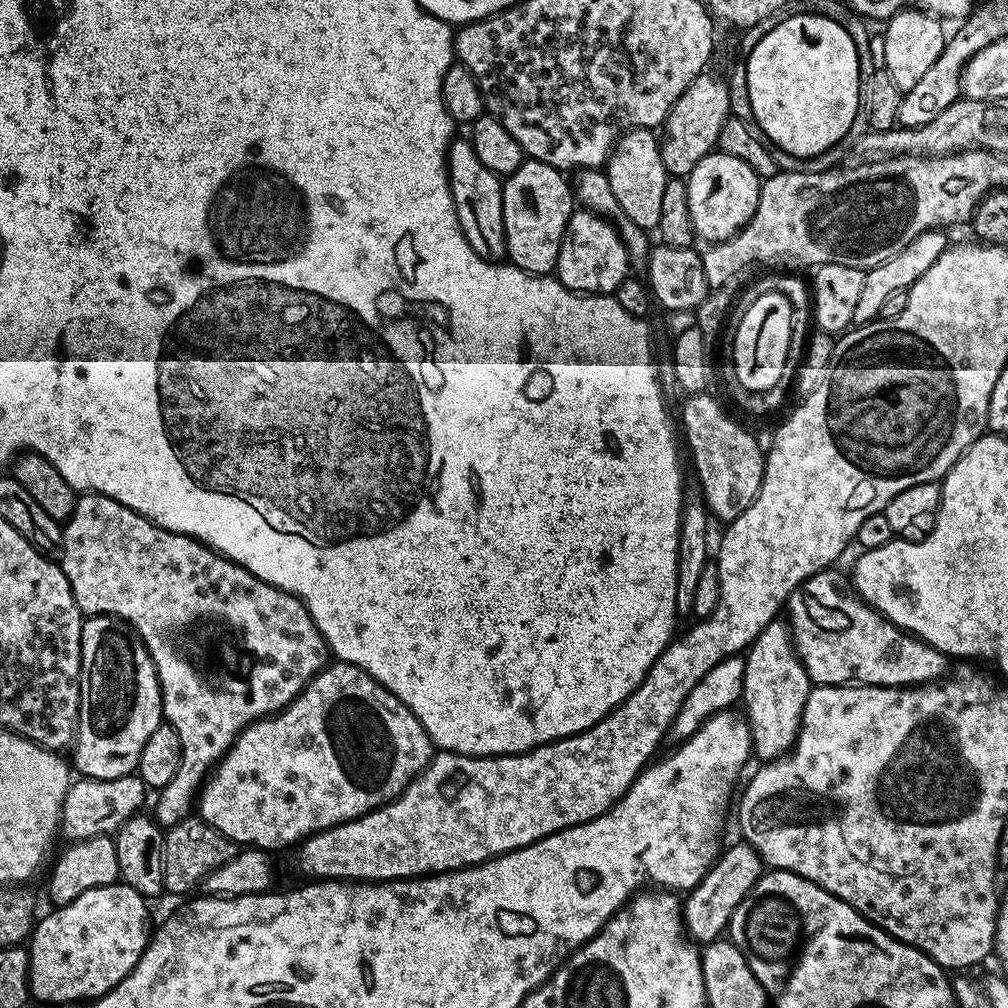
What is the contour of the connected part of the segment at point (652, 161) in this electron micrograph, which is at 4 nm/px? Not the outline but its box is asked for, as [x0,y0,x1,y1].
[606,128,670,230]

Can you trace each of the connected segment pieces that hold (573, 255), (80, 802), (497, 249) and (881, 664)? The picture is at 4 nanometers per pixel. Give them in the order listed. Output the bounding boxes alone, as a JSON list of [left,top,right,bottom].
[[555,210,630,296],[59,774,146,842],[448,139,508,262],[786,571,950,688]]

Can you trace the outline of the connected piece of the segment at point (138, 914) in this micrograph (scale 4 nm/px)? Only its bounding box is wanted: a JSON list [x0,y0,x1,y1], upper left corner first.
[28,882,150,1004]

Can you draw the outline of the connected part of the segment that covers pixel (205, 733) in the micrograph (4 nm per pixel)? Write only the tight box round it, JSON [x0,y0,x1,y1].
[58,492,330,830]

